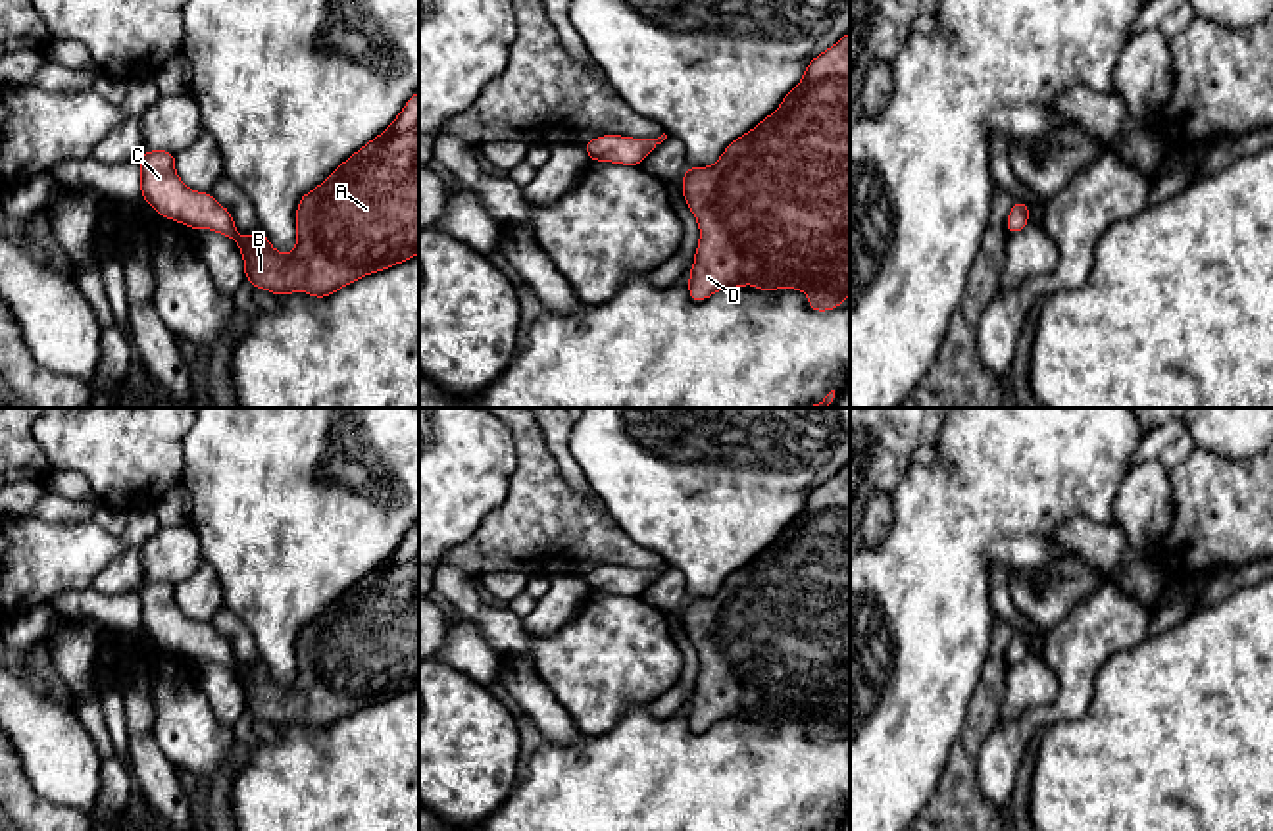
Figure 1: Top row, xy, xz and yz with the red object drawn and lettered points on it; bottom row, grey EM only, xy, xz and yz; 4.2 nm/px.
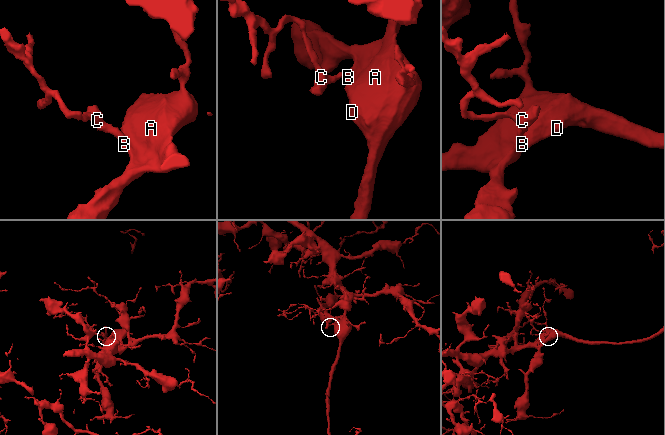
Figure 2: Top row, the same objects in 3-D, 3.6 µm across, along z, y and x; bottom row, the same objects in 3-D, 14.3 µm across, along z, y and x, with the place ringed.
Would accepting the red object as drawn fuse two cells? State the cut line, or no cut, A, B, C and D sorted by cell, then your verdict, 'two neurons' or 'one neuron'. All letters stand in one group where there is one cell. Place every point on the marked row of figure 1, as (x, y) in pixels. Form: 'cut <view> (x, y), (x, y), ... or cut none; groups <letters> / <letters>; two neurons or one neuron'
cut none; groups A B C D; one neuron

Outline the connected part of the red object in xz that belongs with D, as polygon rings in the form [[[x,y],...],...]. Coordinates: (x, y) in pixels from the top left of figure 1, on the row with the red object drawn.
[[[850,31],[806,65],[802,81],[769,117],[735,138],[713,165],[688,167],[681,187],[700,227],[688,277],[694,302],[754,285],[763,292],[800,289],[815,312],[842,306],[850,292]]]

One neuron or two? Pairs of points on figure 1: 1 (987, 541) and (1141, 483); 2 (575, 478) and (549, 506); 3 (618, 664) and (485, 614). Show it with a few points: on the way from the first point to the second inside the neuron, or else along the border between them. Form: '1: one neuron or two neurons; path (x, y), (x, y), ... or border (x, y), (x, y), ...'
1: two neurons; border (1129, 470), (1116, 493), (1114, 522)
2: two neurons; border (547, 445), (558, 472), (579, 493), (593, 495)
3: one neuron; path (585, 662), (560, 660), (518, 641)

